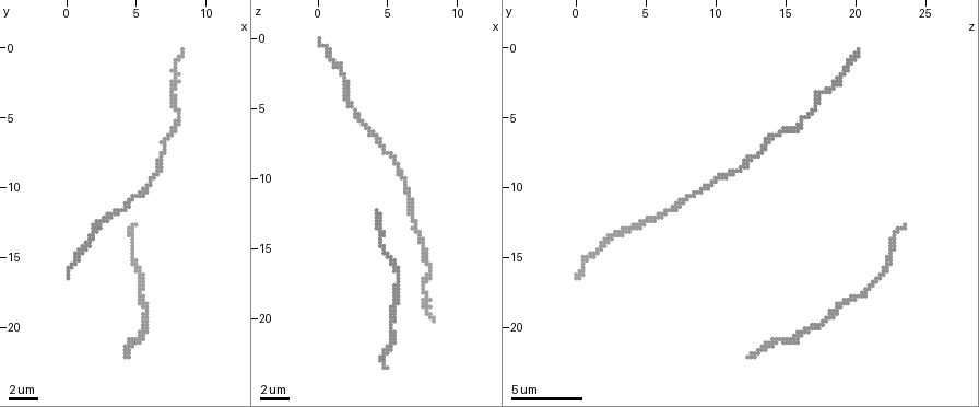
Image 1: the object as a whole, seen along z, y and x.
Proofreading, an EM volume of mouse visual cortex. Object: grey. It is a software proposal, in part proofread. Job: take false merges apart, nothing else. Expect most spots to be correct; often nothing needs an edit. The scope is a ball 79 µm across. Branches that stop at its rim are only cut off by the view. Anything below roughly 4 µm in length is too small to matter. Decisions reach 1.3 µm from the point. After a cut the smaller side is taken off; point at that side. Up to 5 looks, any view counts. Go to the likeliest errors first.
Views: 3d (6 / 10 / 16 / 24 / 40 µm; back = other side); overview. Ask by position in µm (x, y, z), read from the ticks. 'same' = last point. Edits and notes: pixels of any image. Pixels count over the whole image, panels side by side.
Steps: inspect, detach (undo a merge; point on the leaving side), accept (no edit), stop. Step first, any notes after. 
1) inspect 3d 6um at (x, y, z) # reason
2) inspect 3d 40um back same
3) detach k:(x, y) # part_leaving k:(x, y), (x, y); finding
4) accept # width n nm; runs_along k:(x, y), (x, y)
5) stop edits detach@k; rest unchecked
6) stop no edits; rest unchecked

inspect 3d 10um at (3.6, 11.8, 6.4) # thin neck

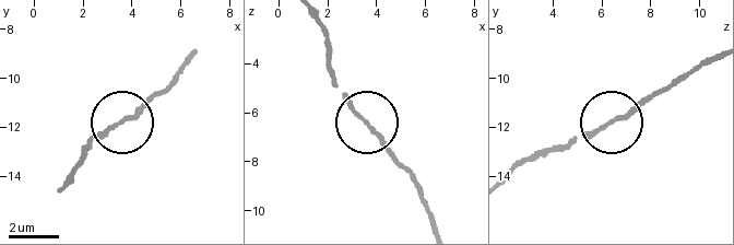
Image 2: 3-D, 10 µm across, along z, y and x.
accept # runs_along 2:(711, 56), (564, 148); all the same cell

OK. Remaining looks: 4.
inspect 3d 10um at (5.6, 18.0, 19.6)

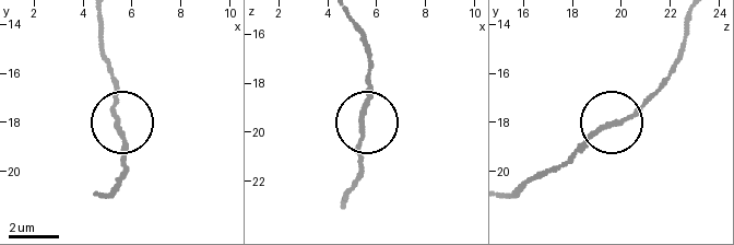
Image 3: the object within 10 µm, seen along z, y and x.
accept # all the same cell

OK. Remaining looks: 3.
inspect 3d 16um at (7.6, 6.0, 15.8)

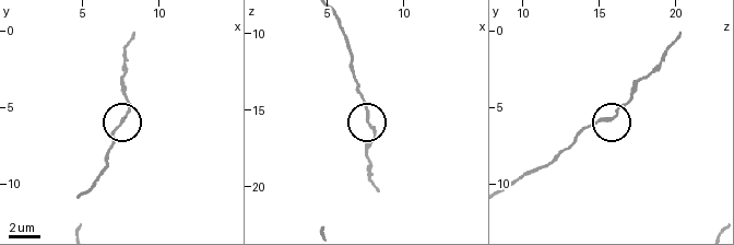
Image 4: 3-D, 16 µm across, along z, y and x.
inspect 3d 6um at (7.8, 5.8, 15.6)

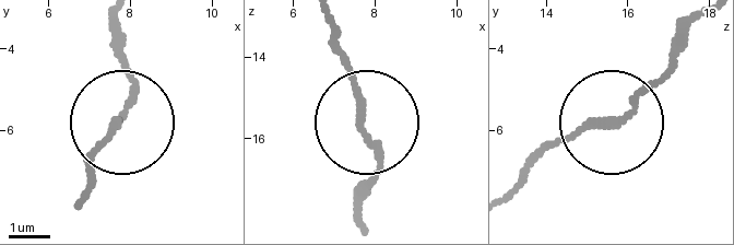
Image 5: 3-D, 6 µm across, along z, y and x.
accept # width 150 nm; runs_along 5:(359, 129), (367, 113), (339, 43); continuous, no second cell

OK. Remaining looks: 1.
stop no edits; rest unchecked

